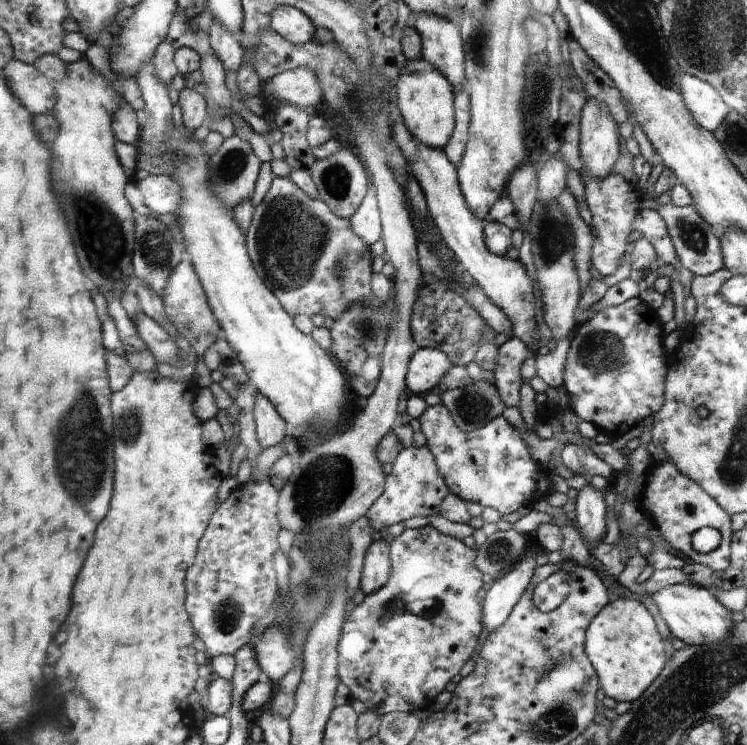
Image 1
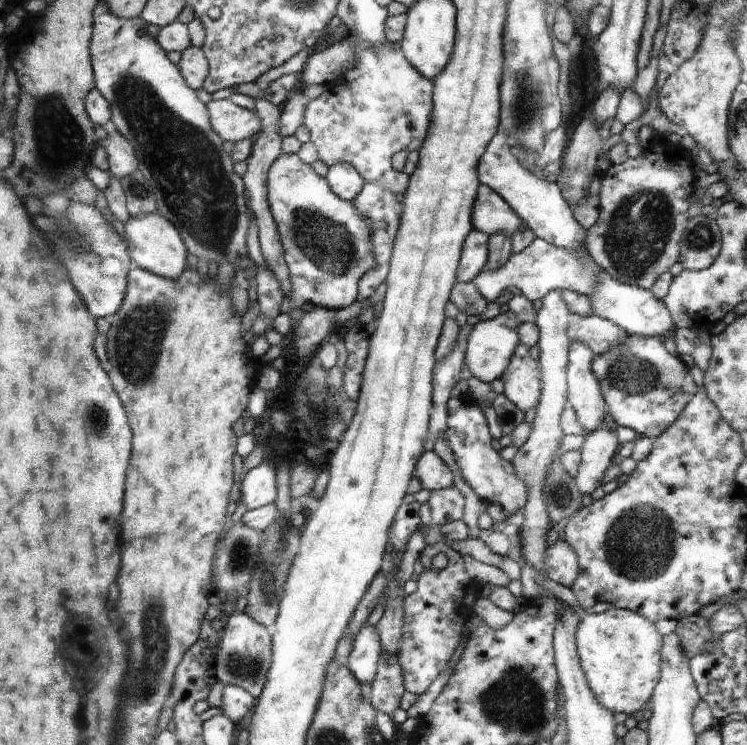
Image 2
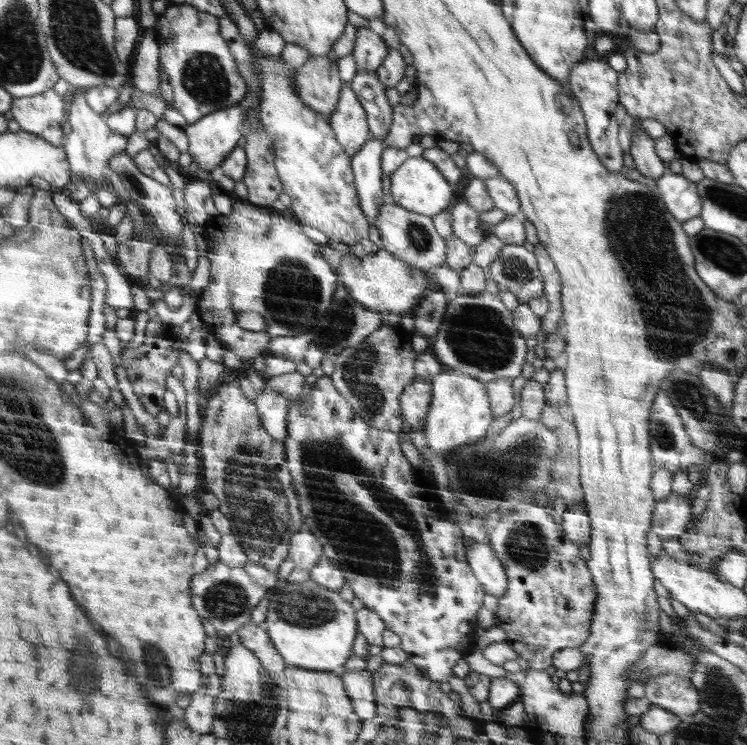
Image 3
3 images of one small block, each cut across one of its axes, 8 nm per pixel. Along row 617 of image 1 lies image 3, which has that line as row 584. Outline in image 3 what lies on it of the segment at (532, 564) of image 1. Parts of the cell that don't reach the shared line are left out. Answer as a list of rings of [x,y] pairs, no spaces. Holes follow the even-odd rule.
[[[472,542],[466,544],[469,548],[469,565],[478,581],[482,582],[486,592],[492,596],[500,597],[506,592],[508,578],[505,567],[498,560],[490,544]]]

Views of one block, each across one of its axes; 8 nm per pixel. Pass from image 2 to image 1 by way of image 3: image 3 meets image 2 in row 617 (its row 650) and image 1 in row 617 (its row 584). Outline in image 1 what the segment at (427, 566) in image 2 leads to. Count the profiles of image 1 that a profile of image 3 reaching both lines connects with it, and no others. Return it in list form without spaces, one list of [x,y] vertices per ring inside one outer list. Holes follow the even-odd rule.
[[[432,526],[414,530],[405,528],[400,536],[390,540],[389,582],[373,594],[366,595],[363,602],[352,610],[343,625],[337,647],[339,682],[348,687],[351,700],[363,702],[380,718],[388,713],[418,712],[427,709],[446,684],[462,670],[468,658],[472,658],[482,632],[484,582],[480,570],[474,568],[474,556],[476,552],[464,546],[464,542],[440,534]],[[412,554],[432,554],[432,566],[428,566],[428,574],[420,574],[420,578],[416,576],[406,600],[406,592],[402,592],[398,584],[393,584],[394,572],[398,572],[398,562],[408,562]]]

